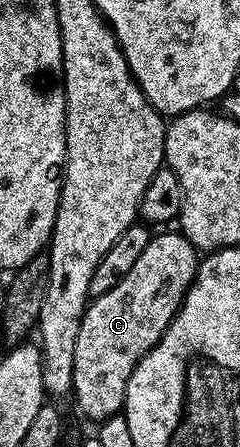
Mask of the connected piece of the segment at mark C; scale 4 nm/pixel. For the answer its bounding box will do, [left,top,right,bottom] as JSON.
[73,230,200,421]

